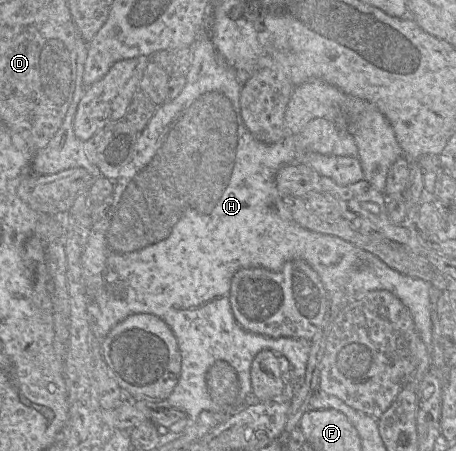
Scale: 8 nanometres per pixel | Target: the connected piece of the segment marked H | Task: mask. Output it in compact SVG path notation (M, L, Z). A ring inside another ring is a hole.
M206 29L190 47L192 47L192 61L185 75L186 82L183 90L174 99L168 99L165 103L158 105L157 110L148 122L147 126L141 133L139 133L128 163L121 170L116 181L113 181L115 182L115 189L111 204L102 219L91 224L88 238L81 252L82 278L87 292L88 313L92 319L92 331L95 338L98 341L103 340L116 324L120 323L130 315L147 313L159 317L173 331L181 354L181 373L179 381L173 392L168 397L168 402L174 408L186 413L190 419L196 419L204 411L216 416L229 418L249 406L251 403L258 401L253 396L250 371L252 362L260 351L270 350L277 355L285 357L289 361L293 369L294 389L297 389L300 386L299 381L303 381L304 379L311 348L311 341L303 338L270 338L244 330L236 322L231 310L229 301L231 279L233 275L241 269L260 267L271 271L279 271L288 261L301 259L306 261L317 272L323 288L326 290L329 300L331 301L332 319L342 307L354 301L359 296L376 290L387 290L399 298L410 310L417 332L431 356L433 347L432 304L431 287L427 282L415 277L404 275L390 268L373 253L357 247L339 237L303 228L293 221L283 217L279 211L281 195L276 186L276 174L283 166L299 160L299 151L296 146L295 135L298 134L298 132L300 132L307 123L315 118L326 118L338 128L346 129L347 133L352 137L357 145L358 151L356 158L361 164L364 173L364 180L370 182L378 190L383 192L386 187L386 180L390 168L402 154L393 129L387 119L376 108L368 108L365 111L359 111L359 113L341 111L341 102L354 101L354 99L347 100L338 88L326 83L325 81L312 80L296 86L291 95L284 115L284 124L286 127L284 138L274 144L261 143L251 135L242 119L240 94L243 84L237 77L237 70L220 55L215 48L212 39L207 34Z

